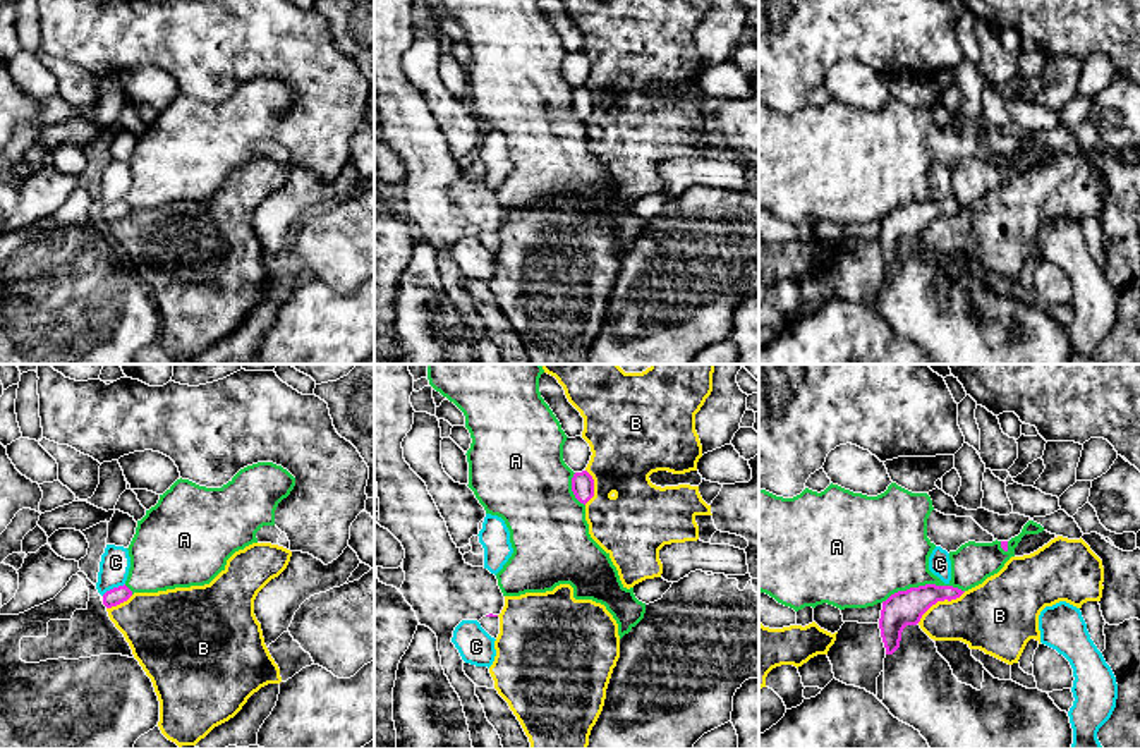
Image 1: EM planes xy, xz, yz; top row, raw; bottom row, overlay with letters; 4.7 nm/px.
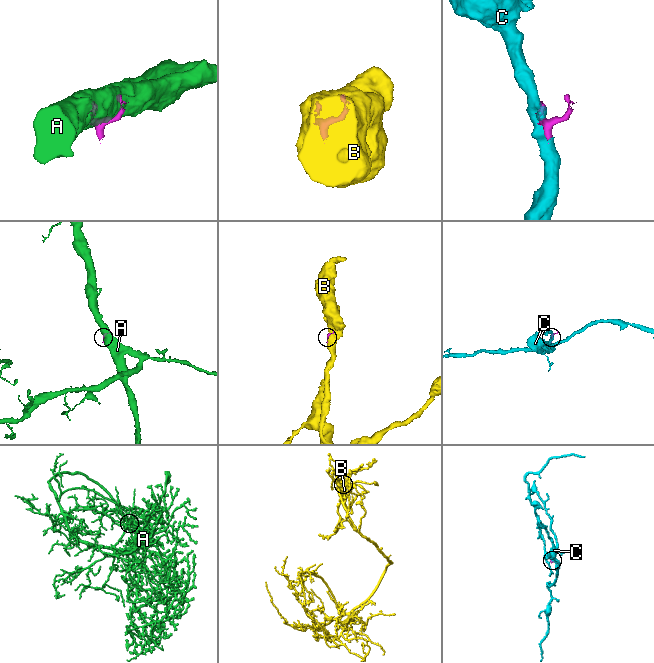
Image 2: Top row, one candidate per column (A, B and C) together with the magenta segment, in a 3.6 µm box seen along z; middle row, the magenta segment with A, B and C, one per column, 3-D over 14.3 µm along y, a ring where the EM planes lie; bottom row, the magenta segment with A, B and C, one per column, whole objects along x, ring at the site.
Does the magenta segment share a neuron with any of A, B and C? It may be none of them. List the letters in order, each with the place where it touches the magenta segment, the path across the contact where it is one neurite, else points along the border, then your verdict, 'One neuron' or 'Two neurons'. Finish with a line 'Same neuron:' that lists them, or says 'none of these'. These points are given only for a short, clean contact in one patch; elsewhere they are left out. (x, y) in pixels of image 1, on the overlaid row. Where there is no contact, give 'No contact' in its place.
A: Touches magenta at yz (922, 586). Two neurons
B: Touches magenta at yz (939, 600). Two neurons
C: Touches magenta at xy (114, 588). Two neurons
Same neuron: none of these

